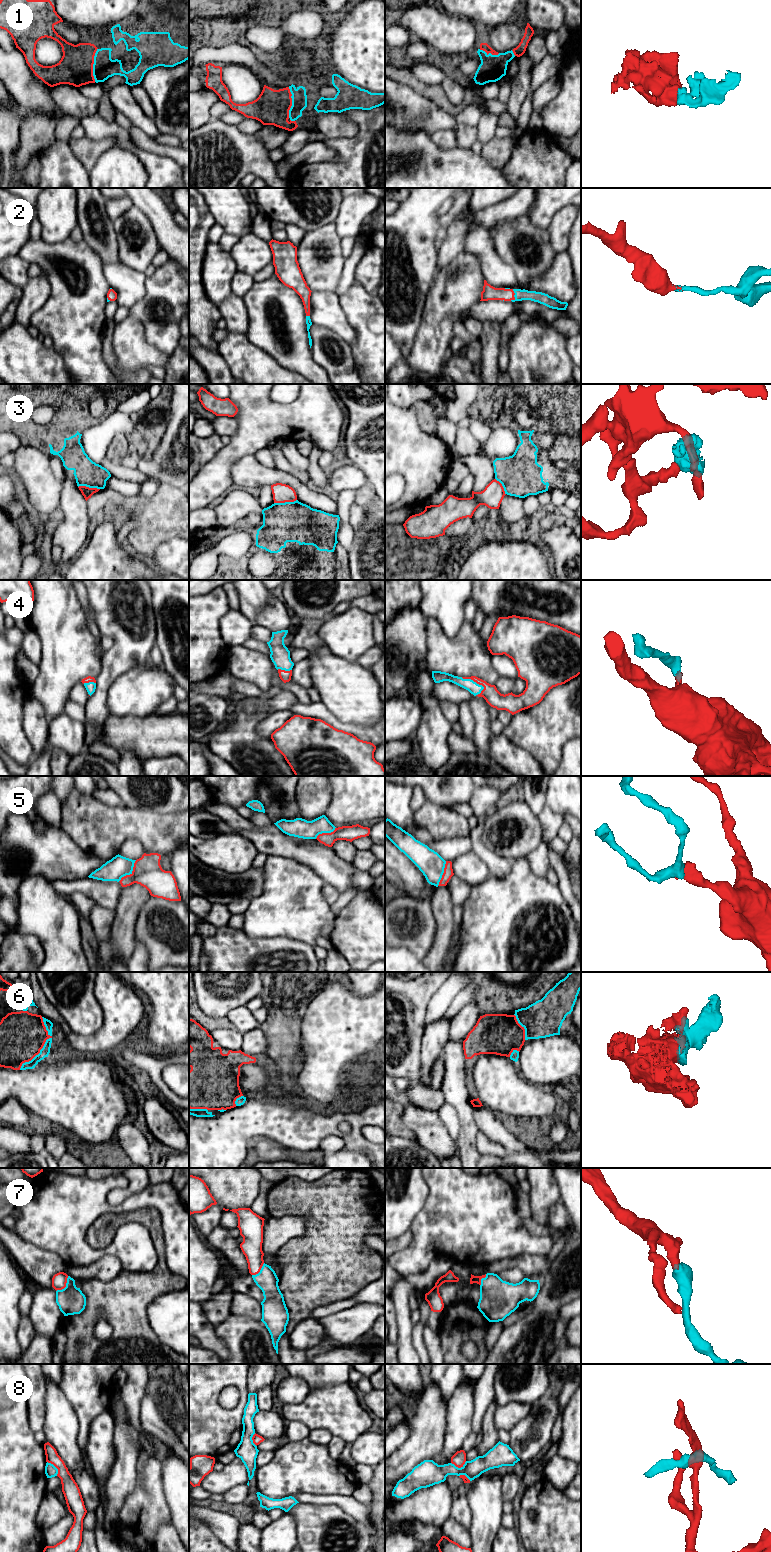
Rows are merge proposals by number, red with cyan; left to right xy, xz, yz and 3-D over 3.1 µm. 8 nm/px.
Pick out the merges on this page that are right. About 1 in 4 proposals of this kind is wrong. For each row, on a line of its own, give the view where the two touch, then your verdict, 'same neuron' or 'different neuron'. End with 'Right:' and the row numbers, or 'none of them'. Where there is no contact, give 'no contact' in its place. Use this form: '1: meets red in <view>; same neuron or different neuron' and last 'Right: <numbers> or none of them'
1: meets red in xy; same neuron
2: meets red in yz; same neuron
3: meets red in xz; different neuron
4: meets red in yz; same neuron
5: meets red in xy; same neuron
6: meets red in xy; same neuron
7: meets red in xy; same neuron
8: meets red in xy; different neuron
Right: 1, 2, 4, 5, 6, 7

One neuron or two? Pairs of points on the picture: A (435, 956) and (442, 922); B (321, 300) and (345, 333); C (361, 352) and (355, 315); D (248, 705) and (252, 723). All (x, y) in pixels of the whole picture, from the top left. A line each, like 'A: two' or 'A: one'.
A: one
B: one
C: one
D: two

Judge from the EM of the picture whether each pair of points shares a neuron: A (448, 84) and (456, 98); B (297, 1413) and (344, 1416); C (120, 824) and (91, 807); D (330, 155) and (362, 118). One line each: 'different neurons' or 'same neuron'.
A: same neuron
B: same neuron
C: same neuron
D: different neurons

